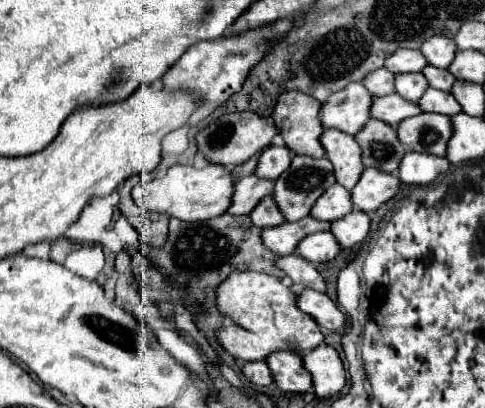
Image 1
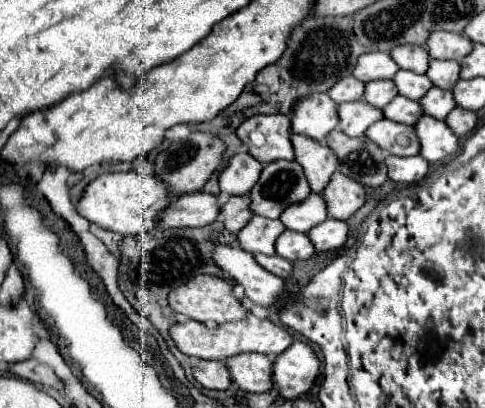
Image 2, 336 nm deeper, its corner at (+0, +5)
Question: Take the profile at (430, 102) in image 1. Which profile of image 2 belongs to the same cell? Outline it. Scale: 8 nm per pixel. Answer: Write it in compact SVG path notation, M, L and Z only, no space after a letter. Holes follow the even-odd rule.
M395 96L385 108L383 108L383 116L387 120L399 122L399 124L413 124L417 122L417 118L421 118L421 106L419 102L413 102L409 98L403 96Z

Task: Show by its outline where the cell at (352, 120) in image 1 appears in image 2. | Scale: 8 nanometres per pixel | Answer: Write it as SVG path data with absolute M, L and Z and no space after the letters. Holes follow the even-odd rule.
M309 94L299 98L291 108L291 132L323 140L337 128L337 104L327 94Z

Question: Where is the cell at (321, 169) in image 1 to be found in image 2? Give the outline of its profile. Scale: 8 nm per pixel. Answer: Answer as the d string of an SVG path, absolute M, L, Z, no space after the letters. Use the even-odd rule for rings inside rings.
M295 160L269 162L249 192L249 210L263 218L279 218L287 206L305 200L309 194L311 188L305 182L305 174Z

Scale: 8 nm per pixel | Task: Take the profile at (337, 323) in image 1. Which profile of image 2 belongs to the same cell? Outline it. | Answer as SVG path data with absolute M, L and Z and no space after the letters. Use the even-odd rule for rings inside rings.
M217 246L213 250L213 262L237 284L245 288L245 296L261 306L275 304L283 296L283 280L261 268L253 254L241 250L239 246Z

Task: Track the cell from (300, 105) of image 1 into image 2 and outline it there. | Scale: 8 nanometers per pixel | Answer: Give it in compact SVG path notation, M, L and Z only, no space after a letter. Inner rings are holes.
M283 114L251 116L237 128L237 136L247 146L249 154L263 164L295 158L289 118Z

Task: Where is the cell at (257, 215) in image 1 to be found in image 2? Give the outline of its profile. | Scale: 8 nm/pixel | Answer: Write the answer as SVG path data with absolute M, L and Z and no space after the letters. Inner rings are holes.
M231 196L219 212L221 222L225 224L225 228L233 234L237 234L251 218L251 210L249 210L249 196Z

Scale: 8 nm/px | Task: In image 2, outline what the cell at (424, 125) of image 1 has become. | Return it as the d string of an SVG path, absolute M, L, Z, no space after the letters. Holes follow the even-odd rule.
M387 118L375 122L365 130L365 136L371 142L377 142L381 150L395 154L395 156L415 156L419 154L419 140L415 136L413 126L403 126L391 122Z

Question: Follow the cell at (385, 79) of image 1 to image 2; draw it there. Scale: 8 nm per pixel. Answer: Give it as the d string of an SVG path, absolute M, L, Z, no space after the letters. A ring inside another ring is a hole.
M347 76L347 78L341 78L339 82L335 82L333 88L327 94L337 104L341 104L341 102L355 102L355 100L363 98L363 88L365 88L363 82L359 82L353 76Z

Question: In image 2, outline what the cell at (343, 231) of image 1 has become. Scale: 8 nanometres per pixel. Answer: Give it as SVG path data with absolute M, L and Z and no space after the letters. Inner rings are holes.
M327 218L325 222L321 222L319 226L309 230L309 238L315 246L315 250L335 250L339 246L345 244L347 240L347 224L335 218Z

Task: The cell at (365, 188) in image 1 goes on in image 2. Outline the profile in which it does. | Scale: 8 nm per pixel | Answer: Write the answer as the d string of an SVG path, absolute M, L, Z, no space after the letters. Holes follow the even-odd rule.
M335 172L323 190L327 214L335 220L349 220L365 202L365 186Z

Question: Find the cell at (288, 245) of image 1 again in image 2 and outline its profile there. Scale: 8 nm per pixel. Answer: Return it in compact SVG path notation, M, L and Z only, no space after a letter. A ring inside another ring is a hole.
M253 216L237 234L239 246L251 254L275 254L275 240L285 230L281 220Z

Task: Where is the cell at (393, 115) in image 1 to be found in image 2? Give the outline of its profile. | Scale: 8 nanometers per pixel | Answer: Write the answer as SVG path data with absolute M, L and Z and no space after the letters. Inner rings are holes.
M357 100L357 102L349 102L349 104L339 104L337 116L339 116L341 132L349 134L351 138L357 138L357 136L363 136L363 132L371 124L381 120L383 112L369 106L365 100Z

